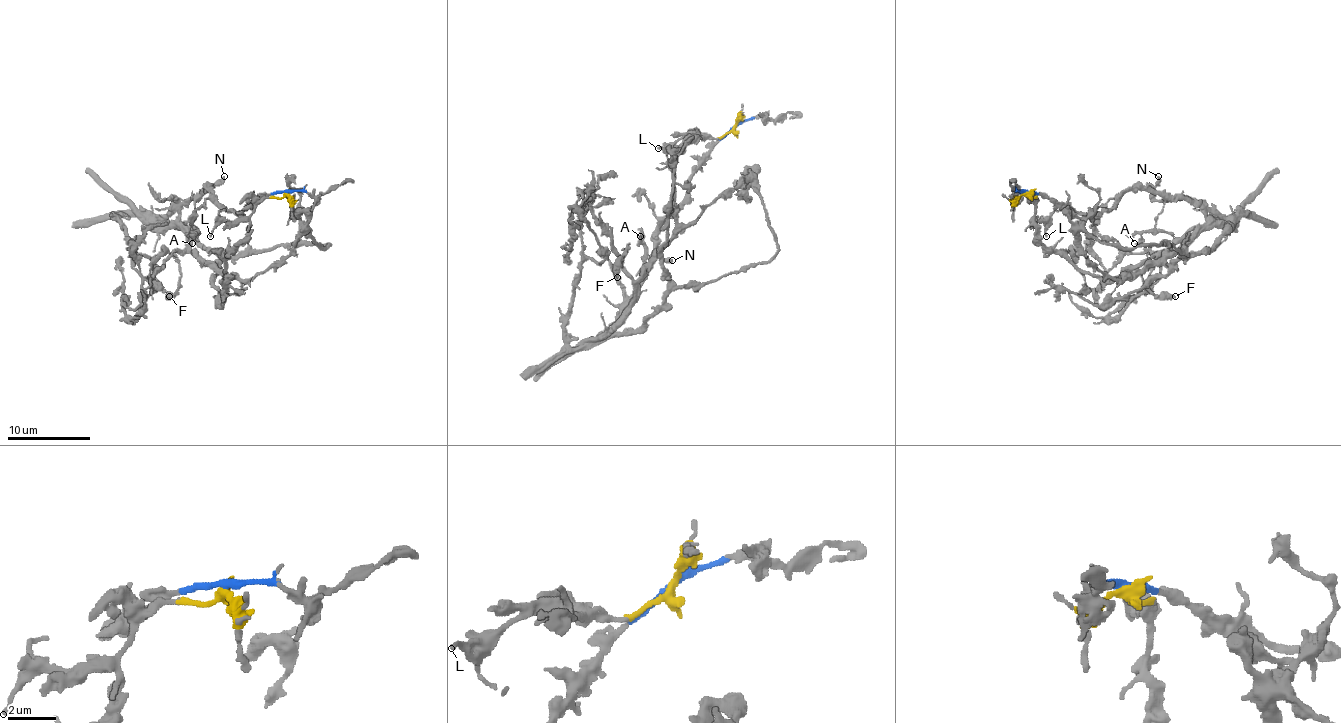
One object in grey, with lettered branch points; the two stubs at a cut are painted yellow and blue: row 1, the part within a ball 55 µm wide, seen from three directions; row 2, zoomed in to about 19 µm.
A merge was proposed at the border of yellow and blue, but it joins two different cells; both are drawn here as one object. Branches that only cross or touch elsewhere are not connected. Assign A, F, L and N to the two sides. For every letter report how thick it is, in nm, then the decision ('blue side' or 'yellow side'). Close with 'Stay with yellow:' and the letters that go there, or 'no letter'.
A: 240 nm | blue side
F: 400 nm | yellow side
L: 190 nm | yellow side
N: 280 nm | blue side
Stay with yellow: F, L

